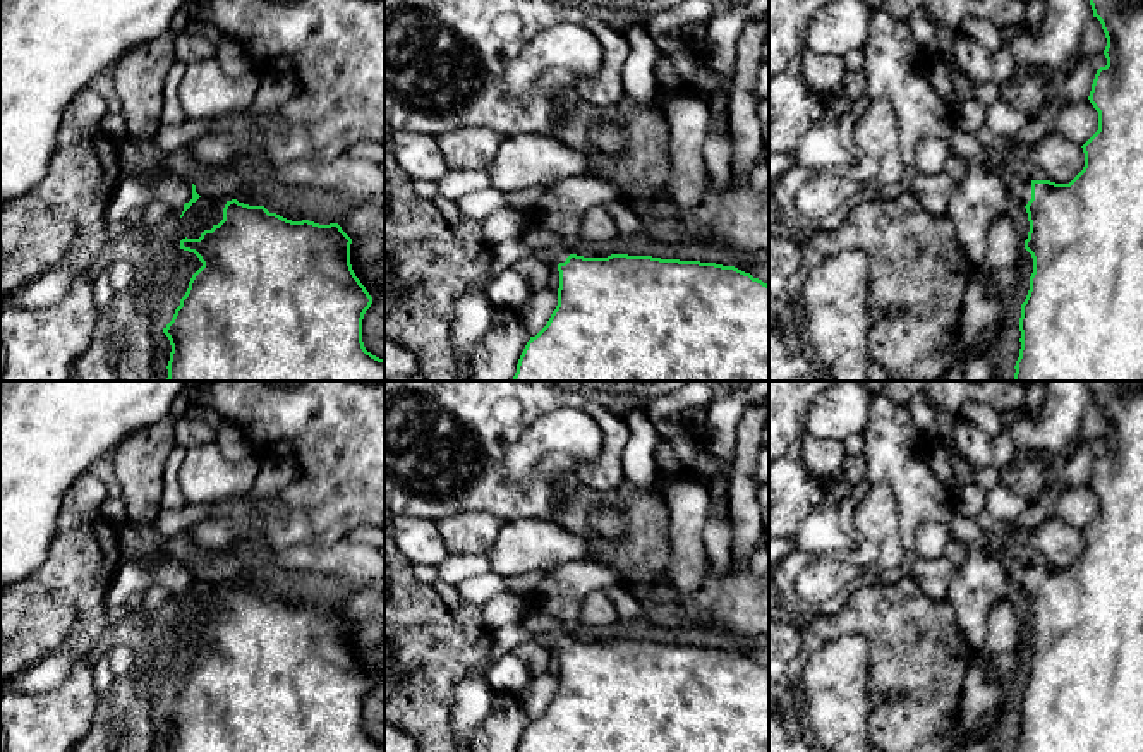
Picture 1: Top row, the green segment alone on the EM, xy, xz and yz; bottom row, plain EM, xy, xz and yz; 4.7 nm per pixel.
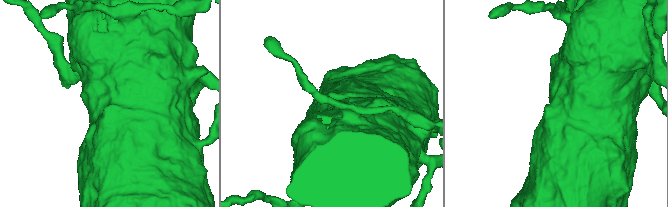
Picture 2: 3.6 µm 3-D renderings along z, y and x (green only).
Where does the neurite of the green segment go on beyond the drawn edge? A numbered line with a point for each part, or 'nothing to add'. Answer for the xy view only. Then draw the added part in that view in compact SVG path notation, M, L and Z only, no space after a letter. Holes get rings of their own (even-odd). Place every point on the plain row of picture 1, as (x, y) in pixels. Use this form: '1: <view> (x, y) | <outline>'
1: xy (170, 574) | M178 544L149 563L124 560L117 568L105 599L105 609L124 608L125 601L144 589L158 587L168 596L182 599L184 589L192 584L192 568L178 555Z

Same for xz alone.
1: xz (532, 620) | M532 594L523 596L523 601L525 608L520 618L493 630L493 644L487 654L489 666L505 654L510 654L517 644L534 640L535 634L556 649L565 647L573 639L566 634L566 623L541 611Z

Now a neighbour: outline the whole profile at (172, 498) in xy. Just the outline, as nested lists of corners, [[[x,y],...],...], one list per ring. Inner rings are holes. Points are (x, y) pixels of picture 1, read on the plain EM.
[[[175,446],[166,458],[163,470],[163,493],[158,501],[160,512],[180,510],[189,505],[180,489],[180,479],[178,479],[185,453],[187,453],[185,448]]]

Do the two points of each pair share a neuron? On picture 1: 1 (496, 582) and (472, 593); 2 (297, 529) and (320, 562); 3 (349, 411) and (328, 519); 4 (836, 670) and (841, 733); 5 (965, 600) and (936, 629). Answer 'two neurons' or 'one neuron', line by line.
1: one neuron
2: two neurons
3: one neuron
4: one neuron
5: two neurons

